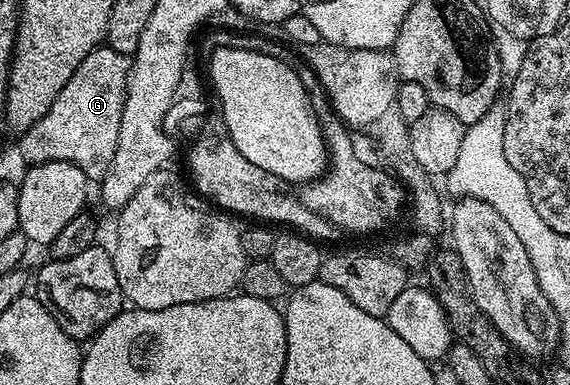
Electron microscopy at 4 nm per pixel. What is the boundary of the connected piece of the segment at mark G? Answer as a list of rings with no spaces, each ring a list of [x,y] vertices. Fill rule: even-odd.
[[[105,44],[92,51],[76,68],[72,80],[64,84],[52,108],[17,139],[18,154],[26,161],[25,165],[67,162],[76,164],[87,179],[101,180],[112,164],[112,156],[116,156],[131,61],[131,55],[116,52]]]

